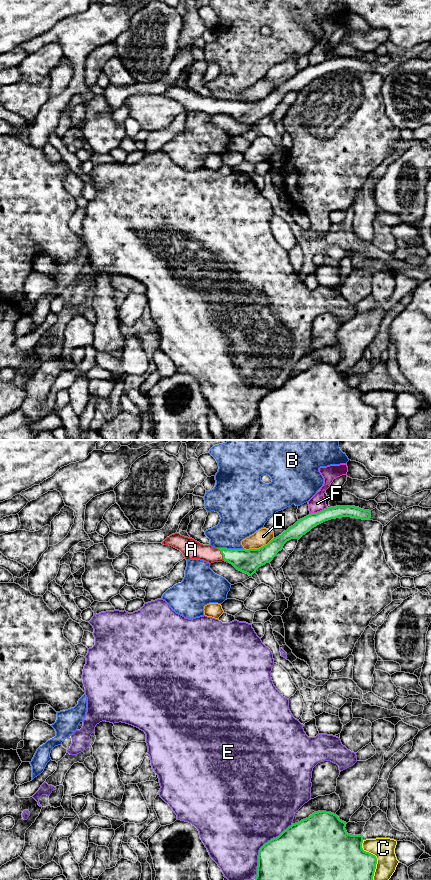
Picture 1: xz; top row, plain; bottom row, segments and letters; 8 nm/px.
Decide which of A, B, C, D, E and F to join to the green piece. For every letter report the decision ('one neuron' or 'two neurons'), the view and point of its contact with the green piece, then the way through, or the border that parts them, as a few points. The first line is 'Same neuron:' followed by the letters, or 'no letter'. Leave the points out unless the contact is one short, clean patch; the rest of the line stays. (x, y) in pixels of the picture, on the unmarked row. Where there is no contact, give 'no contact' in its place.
Same neuron: A
A: one neuron | xz (222, 106) | across xz (247, 113), (222, 106), (209, 106), (192, 101)
B: two neurons | xz (230, 101) | along xz (217, 99), (243, 101)
C: two neurons | xz (376, 412)
D: two neurons | xz (259, 100)
E: two neurons | xz (261, 399)
F: two neurons | xz (318, 64) | along xz (327, 59), (310, 65)

